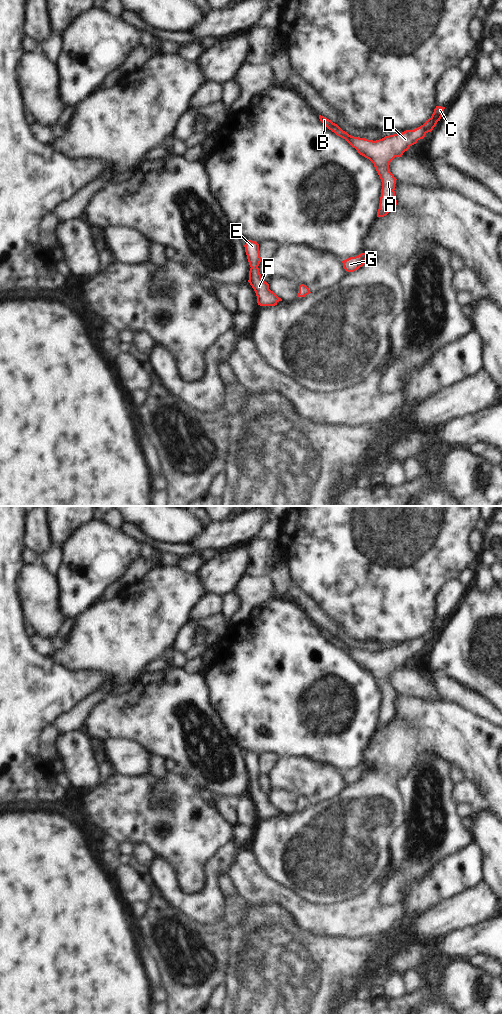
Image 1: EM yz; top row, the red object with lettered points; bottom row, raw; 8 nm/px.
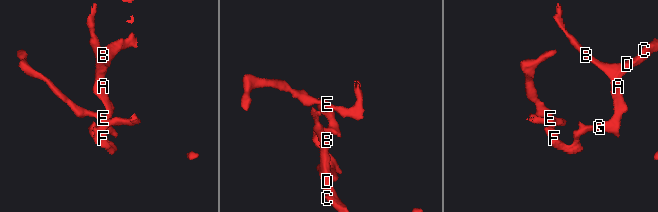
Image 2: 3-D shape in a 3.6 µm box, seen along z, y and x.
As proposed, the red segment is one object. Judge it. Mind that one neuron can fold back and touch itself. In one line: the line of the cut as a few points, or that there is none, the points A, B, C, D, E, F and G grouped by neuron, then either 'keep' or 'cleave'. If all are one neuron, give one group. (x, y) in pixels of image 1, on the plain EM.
no cut; A B C D E F G; keep

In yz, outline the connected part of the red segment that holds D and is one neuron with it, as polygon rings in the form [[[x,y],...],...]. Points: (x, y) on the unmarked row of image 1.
[[[436,618],[432,628],[423,637],[414,642],[406,642],[402,645],[385,648],[376,653],[351,648],[331,632],[319,627],[320,633],[329,642],[345,651],[360,667],[369,671],[374,676],[382,694],[377,729],[386,728],[397,717],[394,703],[397,691],[390,684],[390,674],[395,669],[402,669],[403,665],[410,658],[416,656],[418,652],[423,651],[428,644],[431,644],[437,634],[440,633],[444,621],[445,619]]]

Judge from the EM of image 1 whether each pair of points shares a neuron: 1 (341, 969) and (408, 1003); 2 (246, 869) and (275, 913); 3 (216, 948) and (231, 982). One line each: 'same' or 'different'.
1: different
2: different
3: different

